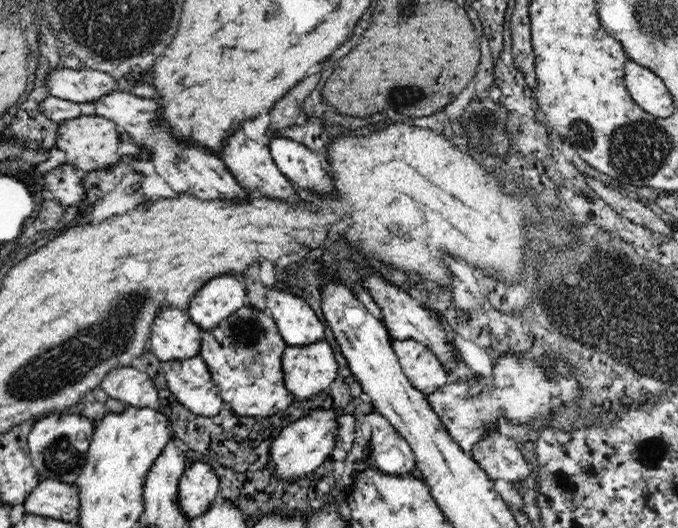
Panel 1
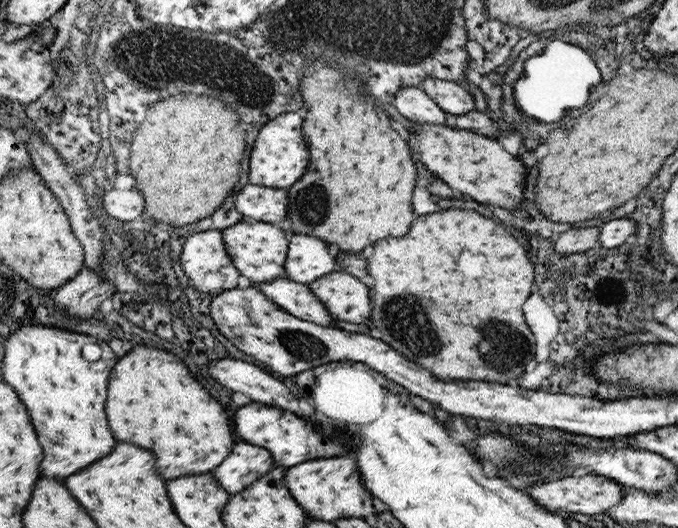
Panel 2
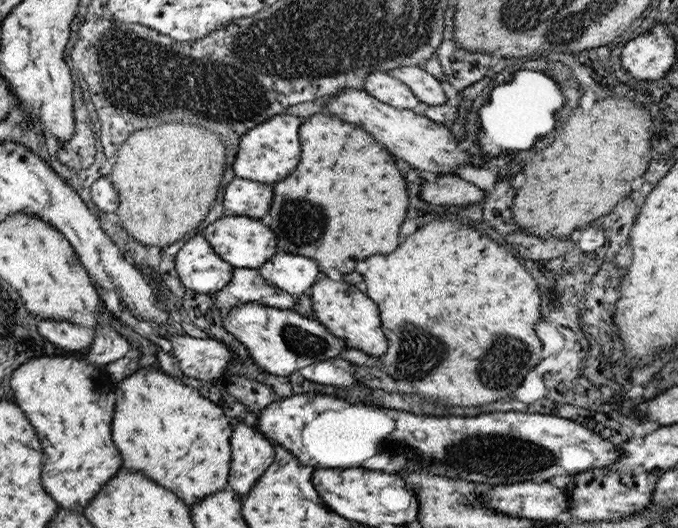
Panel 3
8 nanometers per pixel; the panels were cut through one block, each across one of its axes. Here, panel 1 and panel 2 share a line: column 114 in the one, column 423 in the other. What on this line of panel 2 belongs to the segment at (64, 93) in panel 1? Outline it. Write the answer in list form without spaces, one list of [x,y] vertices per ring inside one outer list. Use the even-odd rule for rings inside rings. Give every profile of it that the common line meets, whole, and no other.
[[[427,76],[425,82],[419,84],[419,90],[429,94],[429,98],[437,102],[437,106],[449,114],[459,116],[459,114],[469,114],[475,110],[475,102],[463,84],[445,82],[445,80]]]

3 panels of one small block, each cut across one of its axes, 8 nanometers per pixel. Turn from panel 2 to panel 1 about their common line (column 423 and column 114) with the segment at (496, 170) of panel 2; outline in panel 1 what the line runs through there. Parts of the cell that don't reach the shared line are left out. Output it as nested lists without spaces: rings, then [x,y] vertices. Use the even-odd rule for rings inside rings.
[[[84,114],[82,118],[76,120],[66,120],[64,124],[60,124],[58,136],[56,136],[56,148],[66,152],[68,164],[74,166],[76,170],[80,170],[82,174],[86,172],[106,172],[116,168],[122,162],[118,144],[120,144],[120,130],[114,122],[102,118],[102,116],[90,116]]]

